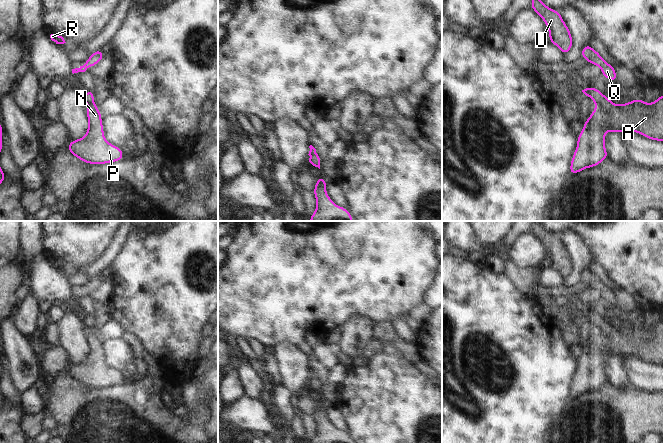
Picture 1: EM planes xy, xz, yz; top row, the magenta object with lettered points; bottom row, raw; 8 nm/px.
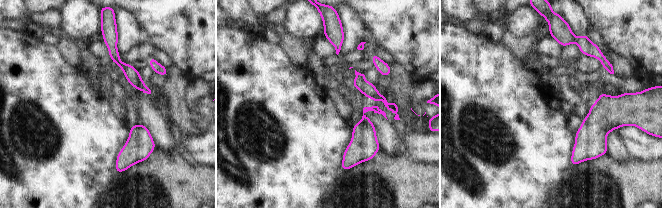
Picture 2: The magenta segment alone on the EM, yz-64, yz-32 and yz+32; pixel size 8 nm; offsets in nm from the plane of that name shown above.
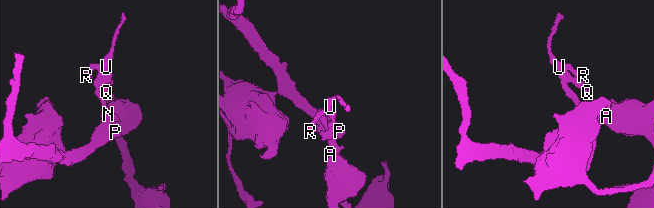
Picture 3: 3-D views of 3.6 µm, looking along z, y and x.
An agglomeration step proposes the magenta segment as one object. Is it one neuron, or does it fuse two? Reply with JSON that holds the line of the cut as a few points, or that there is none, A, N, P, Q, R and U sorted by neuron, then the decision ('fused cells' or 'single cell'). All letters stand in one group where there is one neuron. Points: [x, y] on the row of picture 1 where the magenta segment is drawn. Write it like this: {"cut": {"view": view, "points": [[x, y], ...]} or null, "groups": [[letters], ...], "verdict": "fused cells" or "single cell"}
{"cut": null, "groups": [["A", "N", "P", "Q", "R", "U"]], "verdict": "single cell"}

